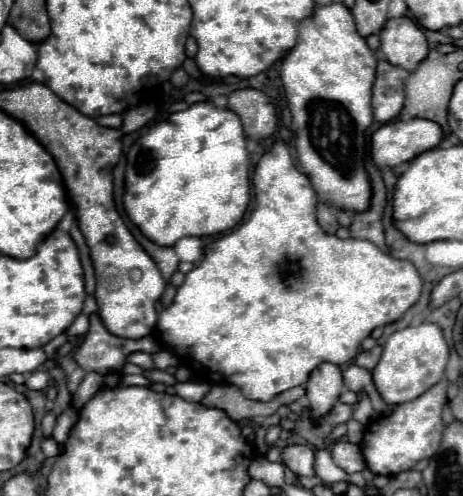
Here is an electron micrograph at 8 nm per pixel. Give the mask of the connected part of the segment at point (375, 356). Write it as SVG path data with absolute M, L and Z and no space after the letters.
M376 345L370 351L360 351L358 357L356 357L356 365L364 367L364 369L374 369L378 359L380 359L380 355L382 355L382 347L380 345Z

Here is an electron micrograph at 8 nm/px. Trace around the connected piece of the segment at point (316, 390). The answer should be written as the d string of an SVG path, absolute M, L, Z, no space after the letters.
M318 365L306 383L306 397L310 401L310 419L318 423L334 407L340 393L344 391L342 371L338 365Z

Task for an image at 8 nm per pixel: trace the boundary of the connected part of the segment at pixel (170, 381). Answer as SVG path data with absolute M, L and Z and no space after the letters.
M146 369L144 375L146 375L146 379L154 381L154 383L162 383L162 385L174 385L176 383L172 375L168 375L166 371L160 371L160 369Z

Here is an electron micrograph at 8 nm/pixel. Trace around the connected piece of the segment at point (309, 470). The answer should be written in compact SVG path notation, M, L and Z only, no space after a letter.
M288 445L282 451L282 463L296 475L314 475L314 449L310 445Z

